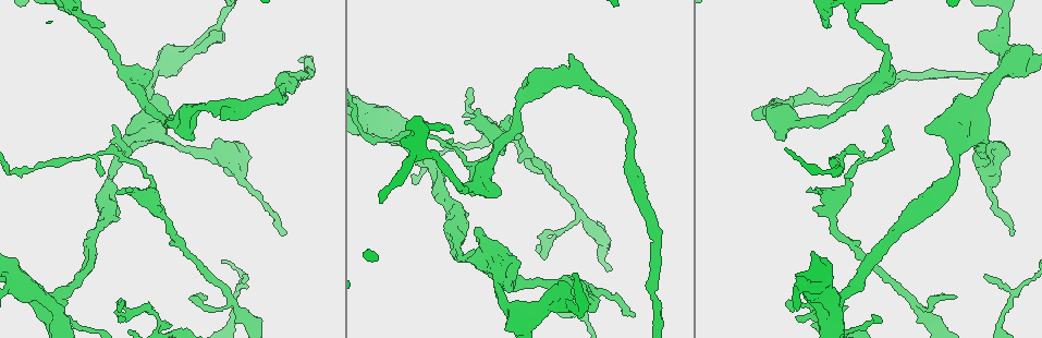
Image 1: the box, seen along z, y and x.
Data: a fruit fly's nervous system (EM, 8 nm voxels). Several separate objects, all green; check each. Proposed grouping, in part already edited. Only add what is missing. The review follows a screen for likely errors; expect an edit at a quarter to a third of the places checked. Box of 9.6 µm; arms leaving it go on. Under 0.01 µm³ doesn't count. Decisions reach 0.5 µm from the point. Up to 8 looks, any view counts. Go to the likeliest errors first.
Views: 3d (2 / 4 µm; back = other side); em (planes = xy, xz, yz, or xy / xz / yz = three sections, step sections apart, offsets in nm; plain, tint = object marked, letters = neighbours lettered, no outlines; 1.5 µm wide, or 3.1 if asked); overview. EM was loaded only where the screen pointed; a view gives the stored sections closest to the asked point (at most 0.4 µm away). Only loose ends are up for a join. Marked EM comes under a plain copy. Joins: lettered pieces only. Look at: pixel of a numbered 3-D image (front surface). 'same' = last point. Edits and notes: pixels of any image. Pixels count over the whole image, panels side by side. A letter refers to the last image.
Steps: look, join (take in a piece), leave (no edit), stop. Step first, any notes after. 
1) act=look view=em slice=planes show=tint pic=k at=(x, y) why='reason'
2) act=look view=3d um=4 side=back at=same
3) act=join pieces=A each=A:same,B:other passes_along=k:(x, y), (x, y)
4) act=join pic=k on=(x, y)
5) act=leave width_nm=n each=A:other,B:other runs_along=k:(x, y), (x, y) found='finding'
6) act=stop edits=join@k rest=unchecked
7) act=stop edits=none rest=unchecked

act=look view=3d um=2 pic=1 at=(284, 231) why='tapers out'

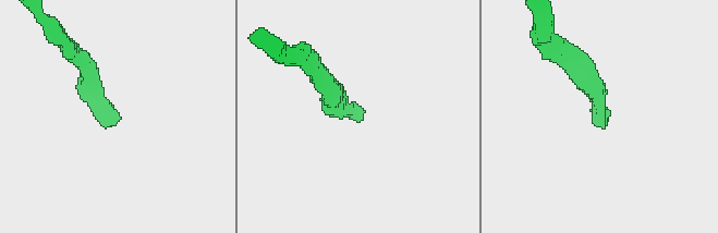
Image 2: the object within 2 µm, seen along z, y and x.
act=look view=em slice=planes show=letters pic=2 at=(119, 121) why='shape alone is not enough'

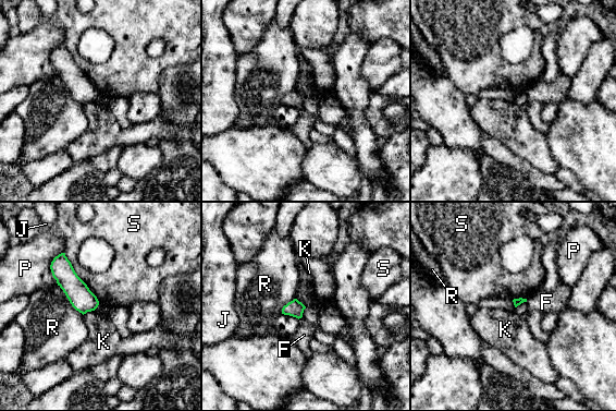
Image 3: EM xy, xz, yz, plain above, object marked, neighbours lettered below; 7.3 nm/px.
act=leave each=F:other,J:other,K:other,P:other,R:other,S:other border=3:(94, 310), (83, 314) found='none of them fits'

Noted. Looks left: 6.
act=look view=3d um=4 pic=1 at=(113, 124) why='branch stops here'

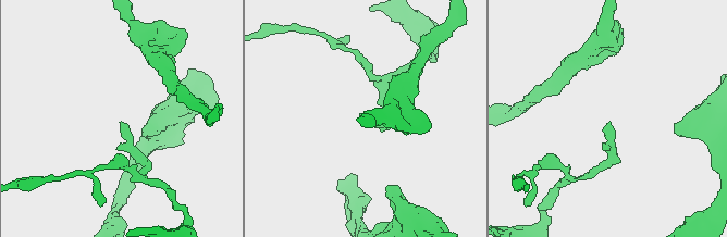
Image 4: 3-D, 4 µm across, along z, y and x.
act=look view=em slice=planes show=letters pic=4 at=(609, 124) why='need the tissue'

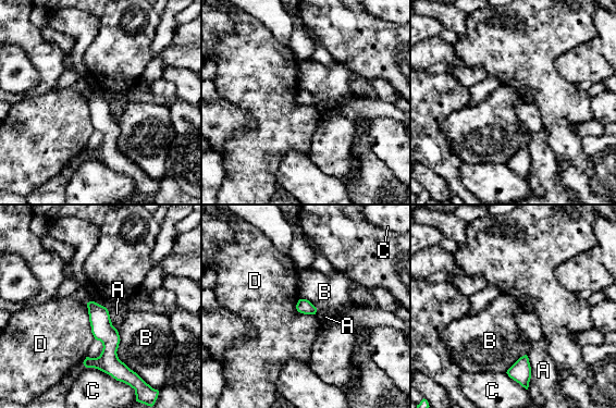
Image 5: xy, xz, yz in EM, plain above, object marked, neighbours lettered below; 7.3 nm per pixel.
act=leave width_nm=110 each=A:other,B:other,C:other,D:other found='no lettered piece goes on from it'

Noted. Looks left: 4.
act=look view=3d um=4 pic=1 at=(986, 274) why='tapers out'

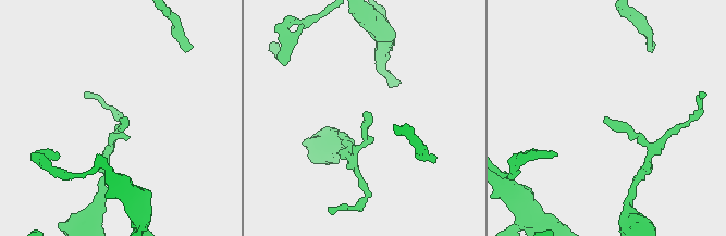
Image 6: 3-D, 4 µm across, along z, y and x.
act=look view=em slice=xz step=8 show=letters pic=6 at=(366, 113) why='shape alone is not enough'

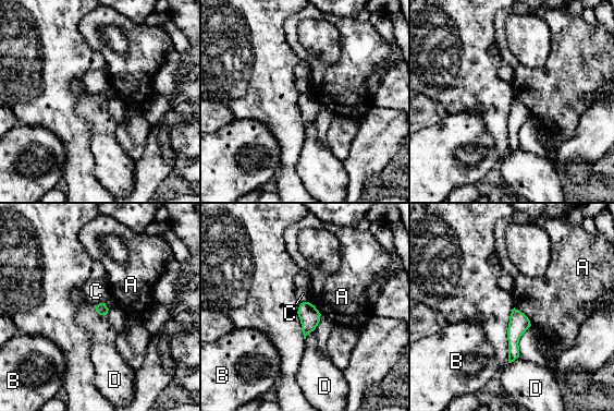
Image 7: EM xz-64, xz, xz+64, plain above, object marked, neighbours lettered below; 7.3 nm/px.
act=look view=em slice=planes show=letters at=same

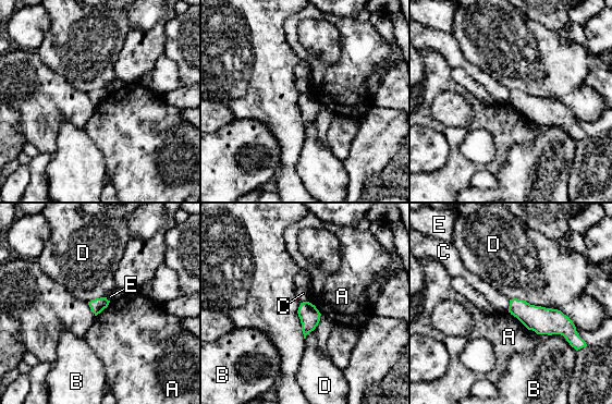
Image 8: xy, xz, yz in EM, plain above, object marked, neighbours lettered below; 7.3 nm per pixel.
act=leave width_nm=100 each=A:other,B:other,C:other,D:other,E:other found='no lettered piece goes on from it'

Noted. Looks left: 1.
act=stop edits=none rest=unchecked

